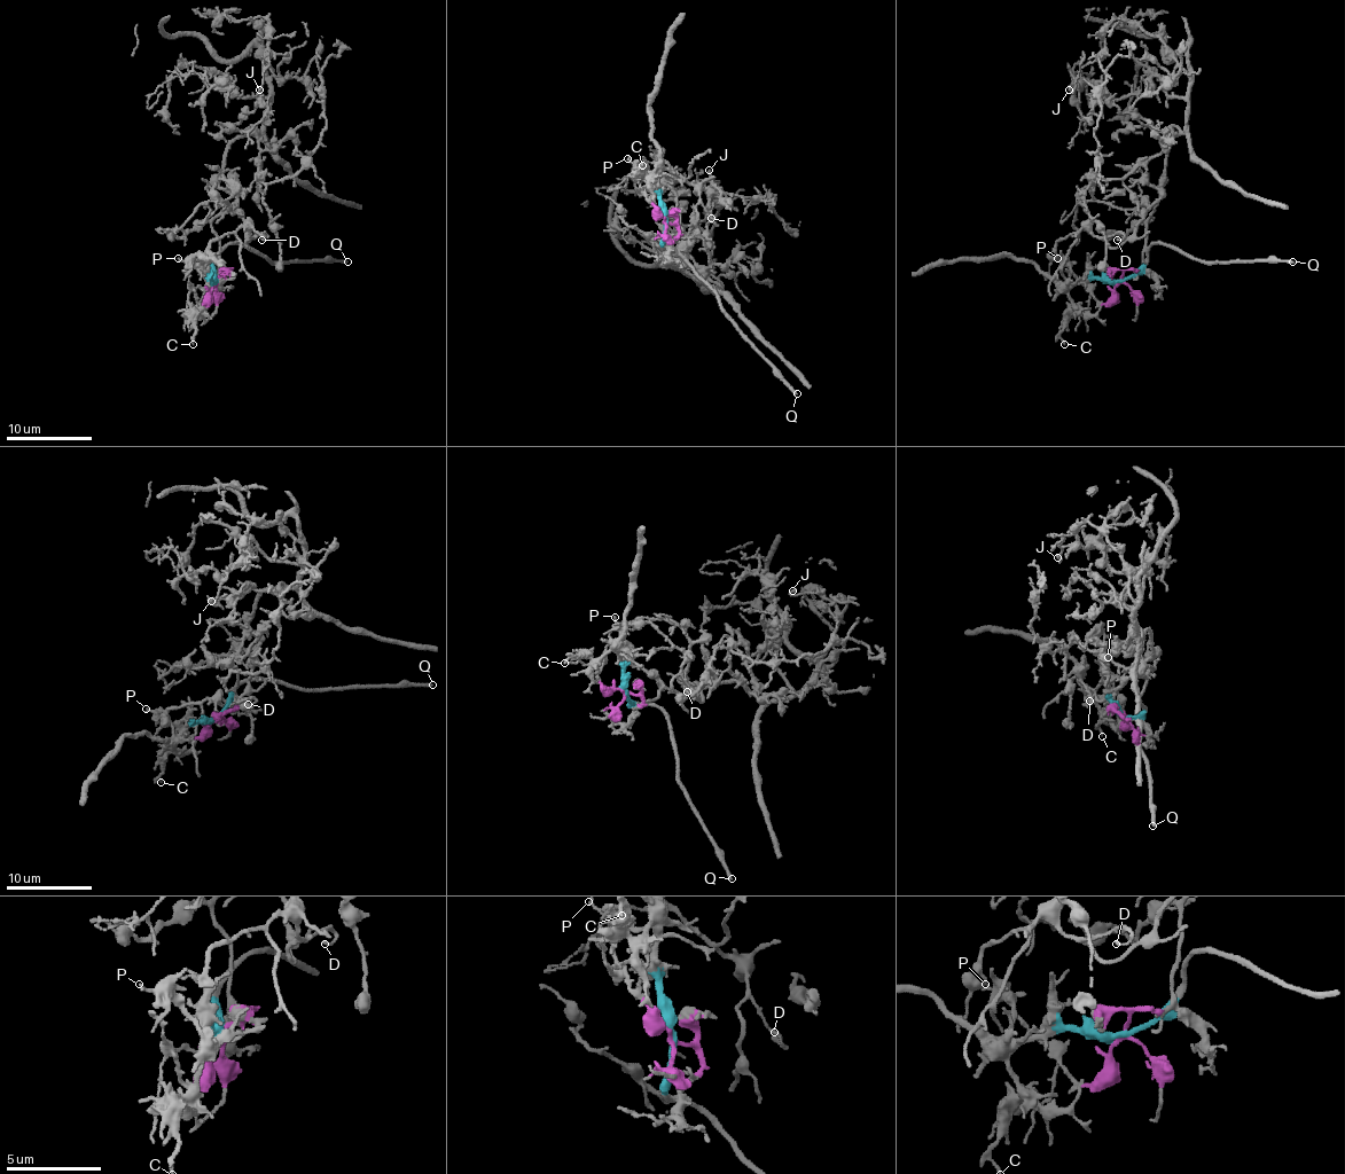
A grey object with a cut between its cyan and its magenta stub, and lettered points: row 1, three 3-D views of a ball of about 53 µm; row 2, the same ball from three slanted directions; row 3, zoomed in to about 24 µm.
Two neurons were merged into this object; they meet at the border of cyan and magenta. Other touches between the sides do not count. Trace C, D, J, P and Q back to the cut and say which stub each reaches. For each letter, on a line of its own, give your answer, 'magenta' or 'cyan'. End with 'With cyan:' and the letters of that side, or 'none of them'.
C: cyan
D: magenta
J: magenta
P: cyan
Q: cyan
With cyan: C, P, Q

